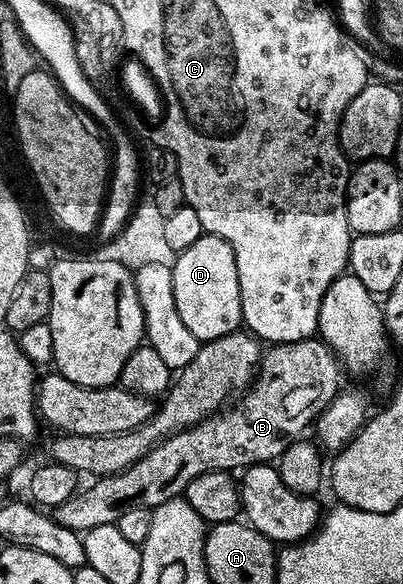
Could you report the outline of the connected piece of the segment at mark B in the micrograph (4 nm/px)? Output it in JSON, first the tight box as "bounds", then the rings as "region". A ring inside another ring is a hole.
{"bounds":[53,339,341,534],"region":[[[322,339],[270,345],[264,351],[253,386],[235,402],[239,404],[232,403],[208,420],[162,440],[156,448],[149,450],[149,454],[133,462],[133,466],[117,474],[98,477],[87,489],[84,487],[53,509],[55,521],[82,534],[93,526],[116,523],[130,508],[154,510],[165,502],[182,497],[189,482],[201,478],[206,472],[231,472],[249,468],[252,464],[278,461],[280,454],[300,439],[306,428],[308,431],[314,425],[341,391],[339,372],[339,357]]]}

